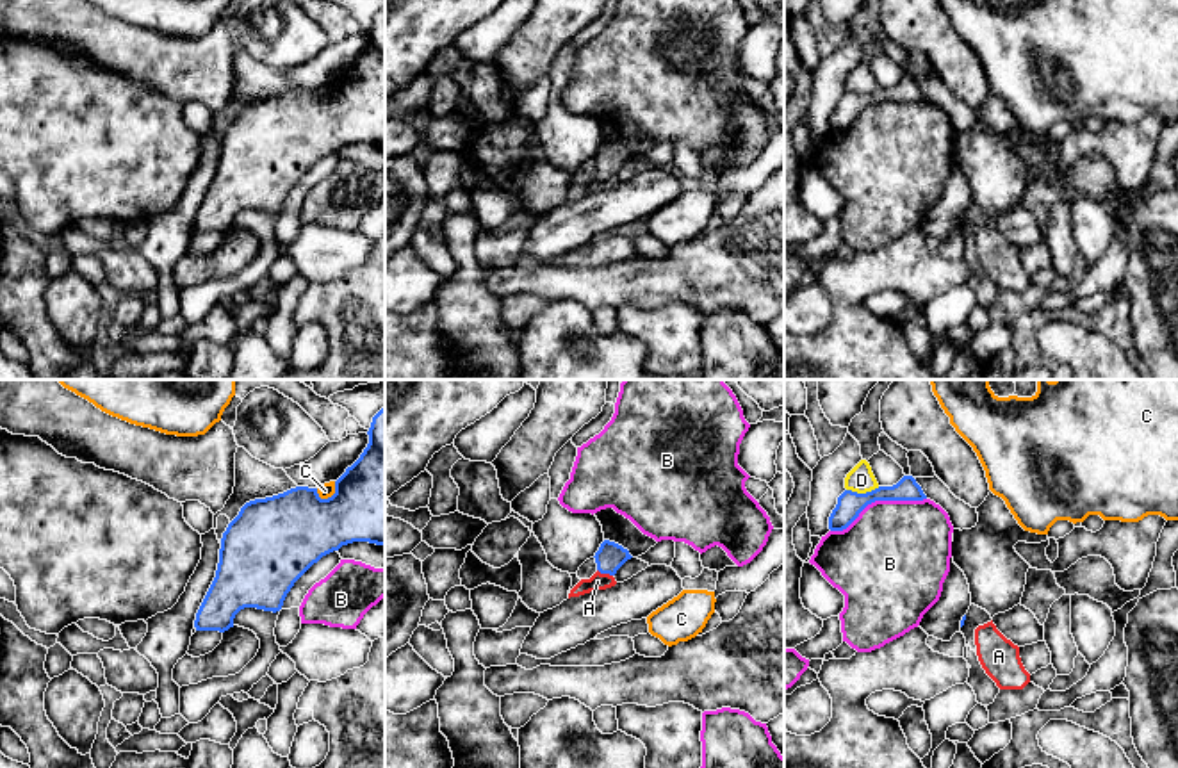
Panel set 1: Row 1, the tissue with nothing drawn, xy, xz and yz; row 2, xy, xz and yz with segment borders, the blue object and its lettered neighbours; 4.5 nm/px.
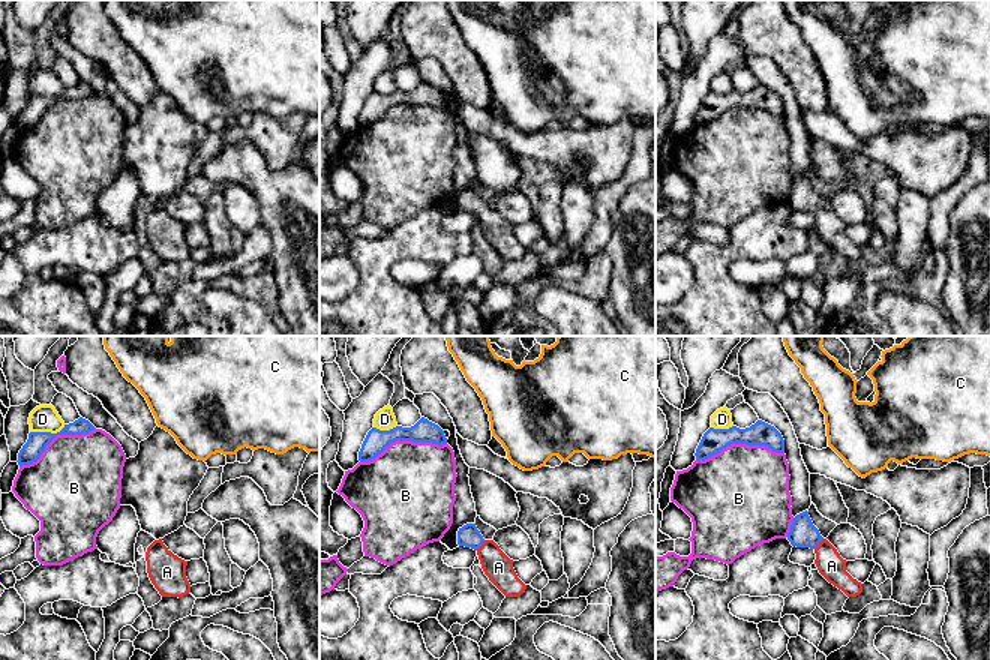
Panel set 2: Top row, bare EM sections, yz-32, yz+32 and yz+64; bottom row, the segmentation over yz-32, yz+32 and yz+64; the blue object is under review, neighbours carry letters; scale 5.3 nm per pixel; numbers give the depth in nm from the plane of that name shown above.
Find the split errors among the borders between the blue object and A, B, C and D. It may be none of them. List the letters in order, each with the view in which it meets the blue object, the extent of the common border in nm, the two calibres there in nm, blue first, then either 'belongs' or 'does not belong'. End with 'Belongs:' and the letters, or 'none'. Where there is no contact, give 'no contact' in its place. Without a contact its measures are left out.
A: xz | 80 nm | 130/80 nm | belongs
B: yz | 460 nm | 120/460 nm | does not belong
C: xy | 110 nm | 420/70 nm | does not belong
D: yz | 150 nm | 120/120 nm | does not belong
Belongs: A

